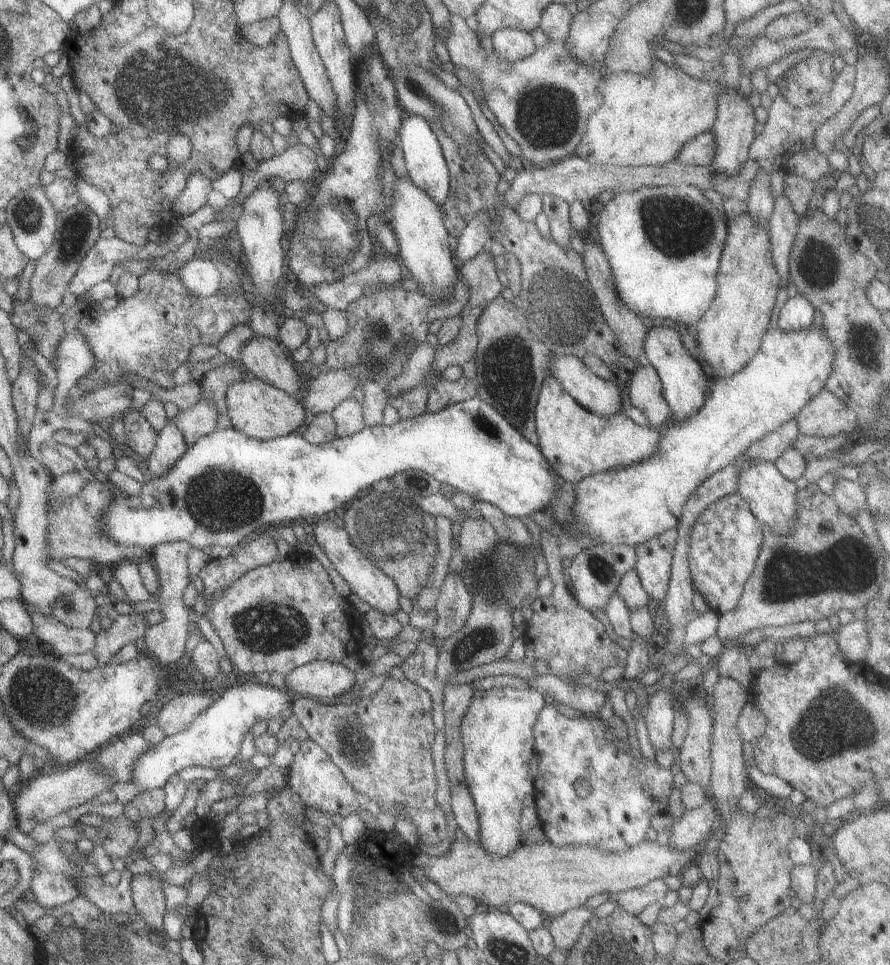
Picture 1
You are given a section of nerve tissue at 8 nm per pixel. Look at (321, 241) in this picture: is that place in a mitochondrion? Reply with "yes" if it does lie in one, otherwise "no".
yes

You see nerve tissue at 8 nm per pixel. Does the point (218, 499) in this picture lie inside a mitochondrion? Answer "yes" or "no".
yes

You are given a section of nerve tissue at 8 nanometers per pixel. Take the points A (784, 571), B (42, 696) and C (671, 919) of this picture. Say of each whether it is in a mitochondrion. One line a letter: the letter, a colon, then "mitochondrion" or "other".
A: mitochondrion
B: mitochondrion
C: other

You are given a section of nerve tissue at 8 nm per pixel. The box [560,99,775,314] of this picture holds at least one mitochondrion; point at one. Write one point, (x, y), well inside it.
(679, 227)

